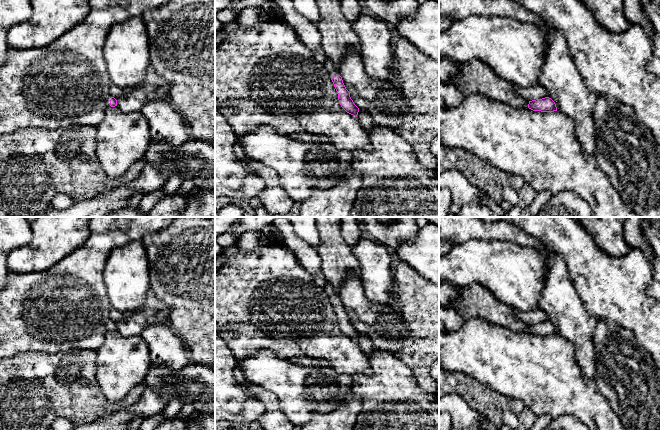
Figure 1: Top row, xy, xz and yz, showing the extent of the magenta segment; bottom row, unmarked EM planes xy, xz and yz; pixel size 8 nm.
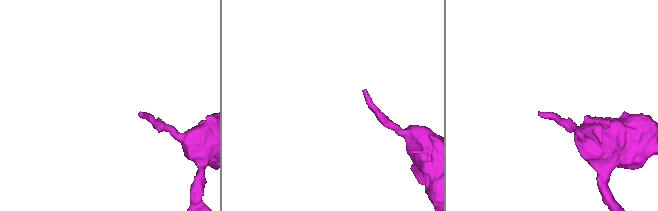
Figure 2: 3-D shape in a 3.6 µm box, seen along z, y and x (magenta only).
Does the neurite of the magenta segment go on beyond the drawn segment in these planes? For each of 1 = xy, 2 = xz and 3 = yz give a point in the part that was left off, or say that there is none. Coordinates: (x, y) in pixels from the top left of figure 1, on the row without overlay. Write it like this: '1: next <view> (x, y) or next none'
1: next xy (109, 321)
2: next xz (330, 291)
3: next none

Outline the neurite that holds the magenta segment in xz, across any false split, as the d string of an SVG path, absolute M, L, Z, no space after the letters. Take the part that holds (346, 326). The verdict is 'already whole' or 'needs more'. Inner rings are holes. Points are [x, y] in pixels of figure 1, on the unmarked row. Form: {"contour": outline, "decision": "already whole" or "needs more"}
{"contour": "M326 281L326 286L324 291L329 296L329 300L334 308L334 311L338 318L338 324L341 331L349 338L357 341L359 332L354 328L353 324L350 321L350 316L346 313L342 301L339 298L339 295L336 293L332 285Z", "decision": "needs more"}

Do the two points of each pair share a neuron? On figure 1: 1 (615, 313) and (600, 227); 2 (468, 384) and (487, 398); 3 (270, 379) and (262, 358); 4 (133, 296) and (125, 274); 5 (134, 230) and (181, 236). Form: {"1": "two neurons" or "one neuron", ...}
{"1": "two neurons", "2": "one neuron", "3": "one neuron", "4": "one neuron", "5": "two neurons"}

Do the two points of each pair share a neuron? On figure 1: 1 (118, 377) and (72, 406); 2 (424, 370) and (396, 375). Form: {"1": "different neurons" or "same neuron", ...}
{"1": "different neurons", "2": "different neurons"}

